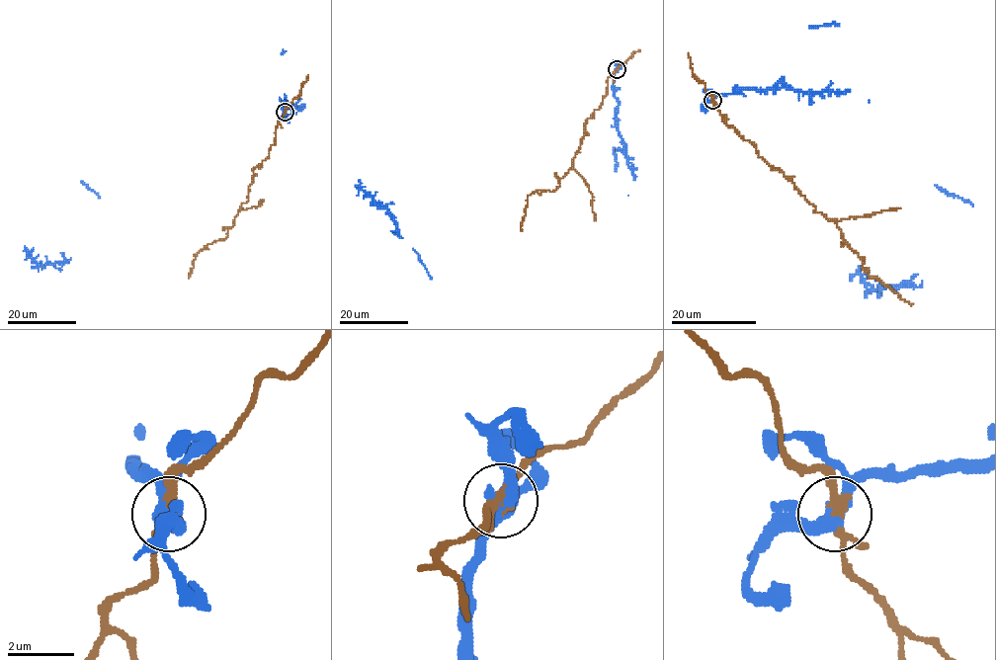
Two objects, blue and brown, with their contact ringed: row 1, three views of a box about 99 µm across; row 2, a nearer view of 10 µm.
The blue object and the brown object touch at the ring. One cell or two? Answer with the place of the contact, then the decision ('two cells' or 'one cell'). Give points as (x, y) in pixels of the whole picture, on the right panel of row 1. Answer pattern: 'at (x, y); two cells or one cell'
at (712, 100); two cells

